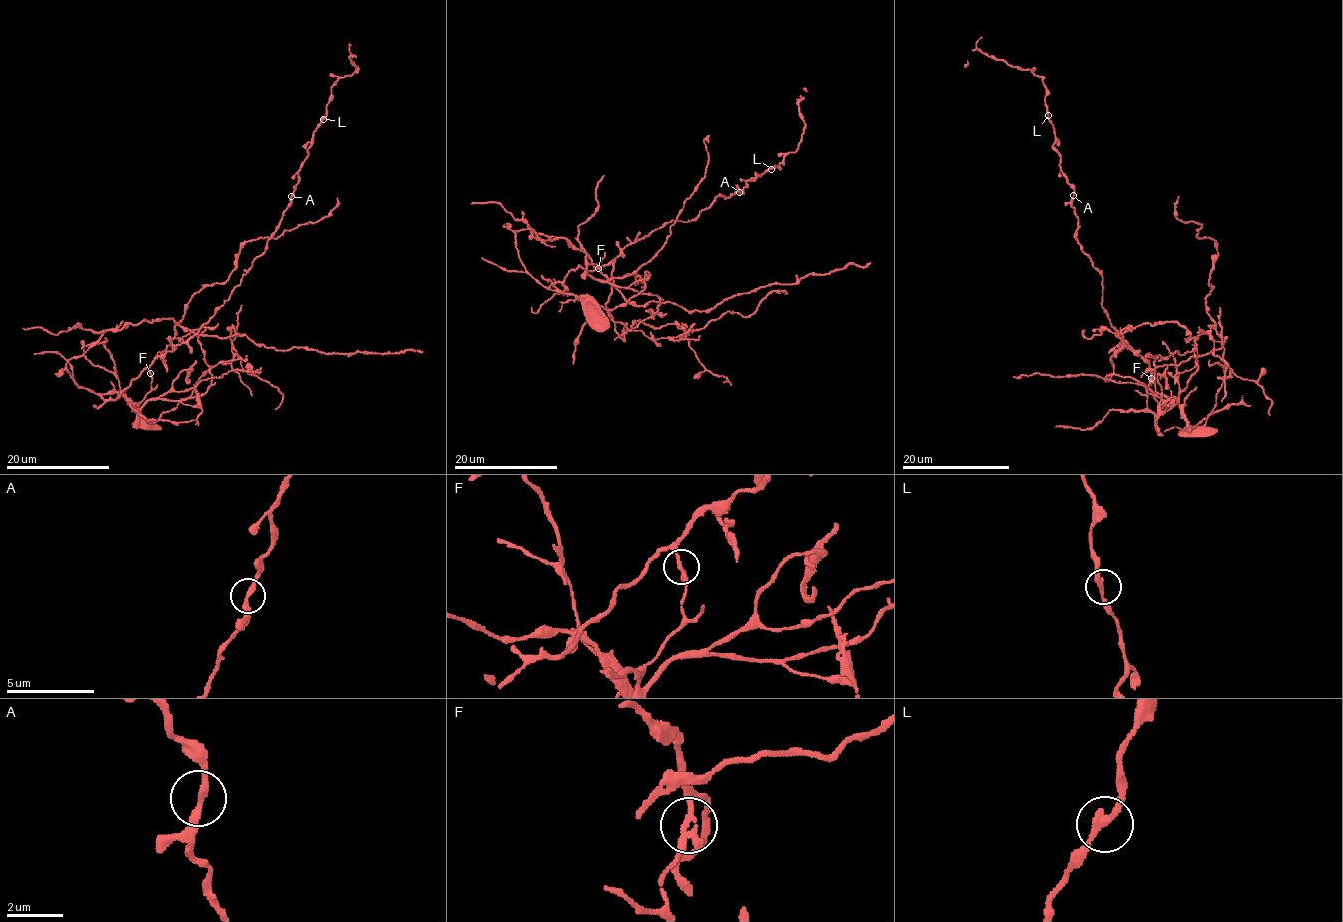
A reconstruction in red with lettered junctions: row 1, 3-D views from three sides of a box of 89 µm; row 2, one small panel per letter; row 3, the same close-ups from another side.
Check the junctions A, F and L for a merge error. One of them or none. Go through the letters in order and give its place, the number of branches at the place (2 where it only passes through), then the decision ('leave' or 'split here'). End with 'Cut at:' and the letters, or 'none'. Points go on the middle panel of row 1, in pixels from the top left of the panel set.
A: (739, 192) | 2 | leave
F: (598, 268) | 2 | split here
L: (771, 169) | 2 | leave
Cut at: F

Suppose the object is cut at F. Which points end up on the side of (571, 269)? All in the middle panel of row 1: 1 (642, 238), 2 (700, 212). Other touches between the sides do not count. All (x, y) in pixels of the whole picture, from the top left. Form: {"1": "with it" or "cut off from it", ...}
{"1": "with it", "2": "with it"}

